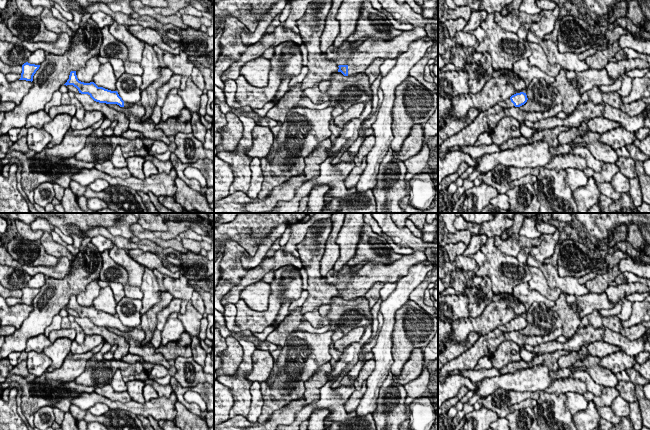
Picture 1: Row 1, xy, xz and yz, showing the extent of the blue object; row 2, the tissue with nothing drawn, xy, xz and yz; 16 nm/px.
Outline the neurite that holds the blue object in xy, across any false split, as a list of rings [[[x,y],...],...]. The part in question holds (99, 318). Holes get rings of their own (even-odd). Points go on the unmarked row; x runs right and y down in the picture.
[[[71,295],[69,303],[64,309],[73,309],[81,318],[88,318],[94,325],[106,328],[117,328],[124,331],[124,325],[117,315],[98,311],[94,306],[84,307],[78,304],[76,295]]]

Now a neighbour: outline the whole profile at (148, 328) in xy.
[[[163,291],[160,294],[160,298],[161,300],[157,304],[141,316],[140,328],[145,333],[142,345],[149,343],[153,337],[157,326],[157,313],[166,308],[174,297],[168,291]]]

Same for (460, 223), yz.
[[[457,216],[454,221],[454,227],[457,231],[468,230],[471,234],[479,234],[482,224],[467,222],[463,217]]]

